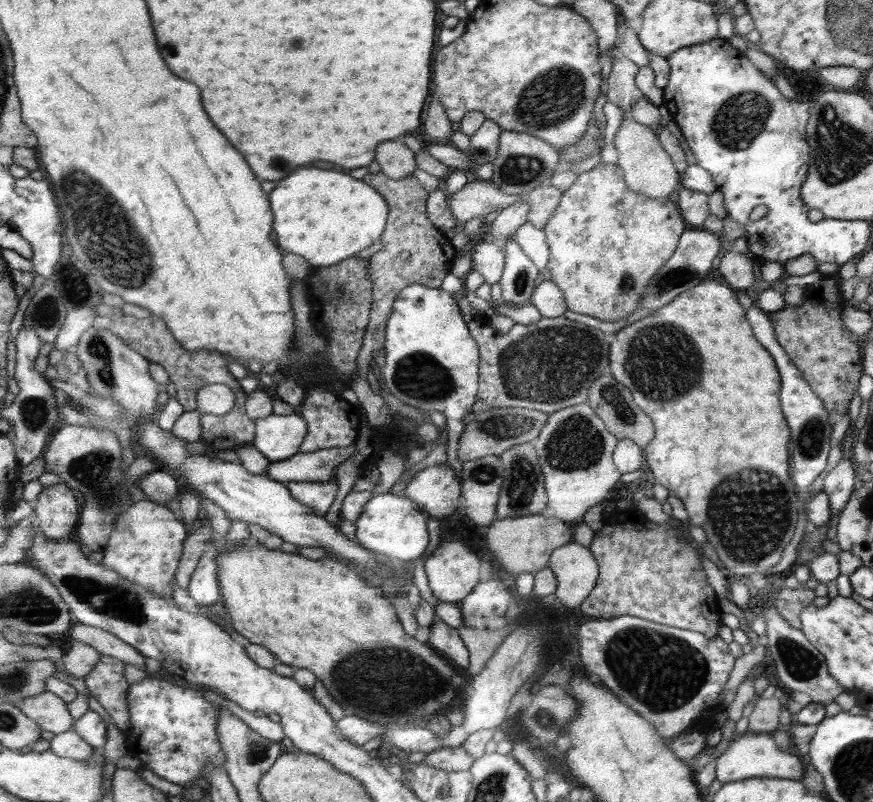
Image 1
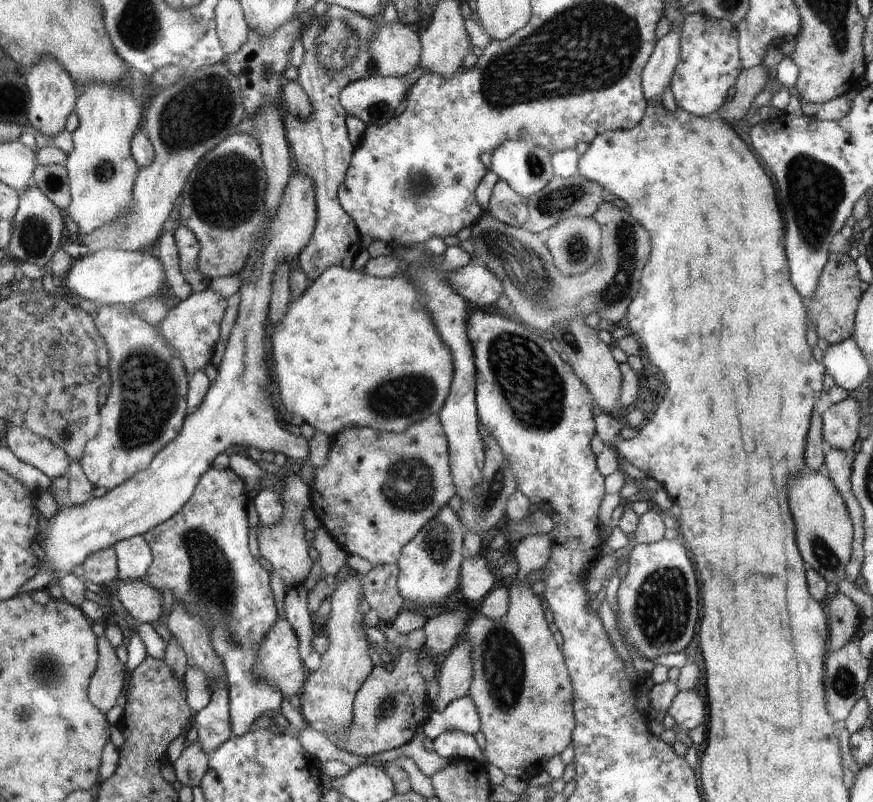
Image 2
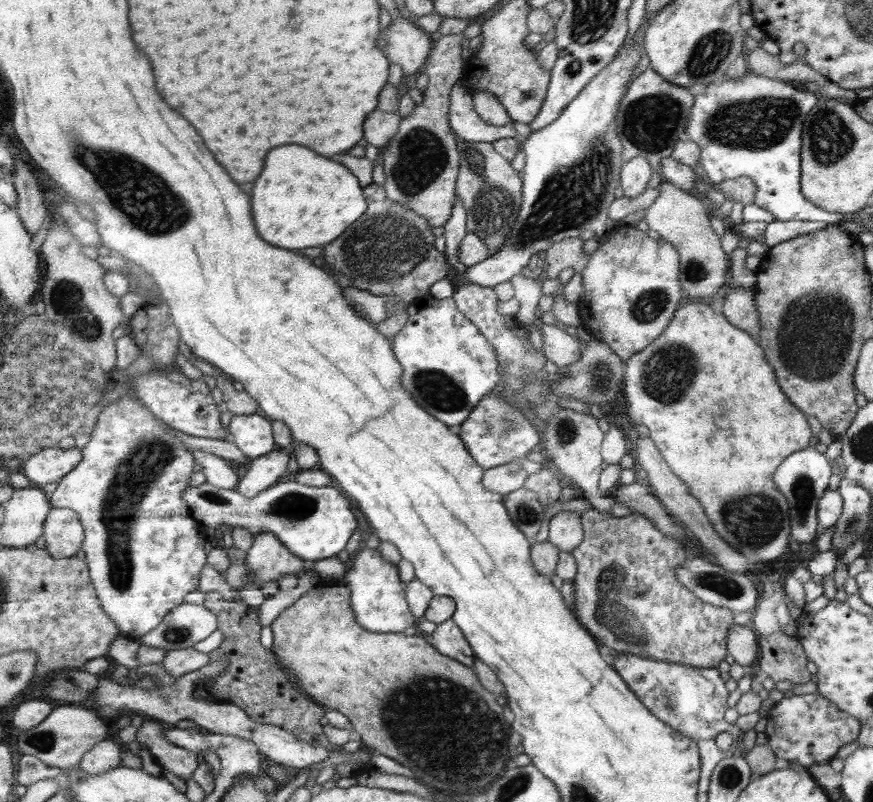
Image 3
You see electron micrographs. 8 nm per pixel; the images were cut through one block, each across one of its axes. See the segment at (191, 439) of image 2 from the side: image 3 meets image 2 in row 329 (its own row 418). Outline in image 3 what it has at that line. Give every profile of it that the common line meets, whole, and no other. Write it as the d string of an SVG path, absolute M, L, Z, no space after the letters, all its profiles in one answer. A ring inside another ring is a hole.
M257 413L234 415L227 432L232 435L232 442L250 460L267 455L277 448L273 439L271 420Z

